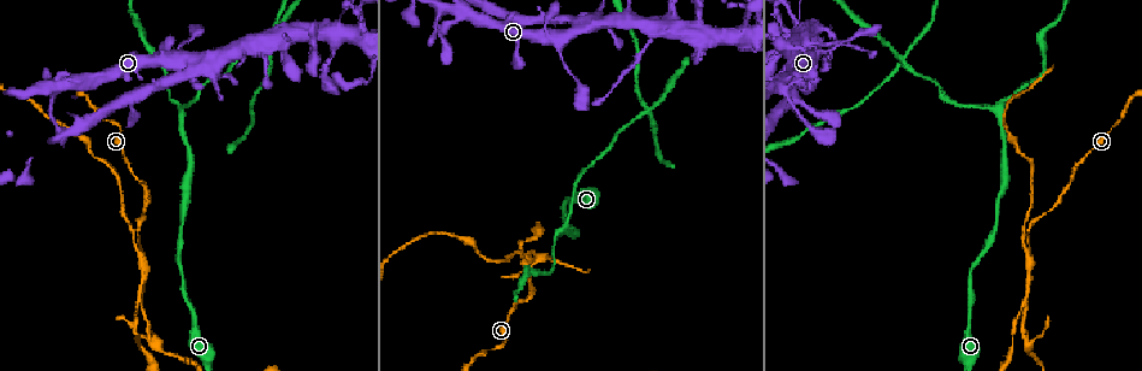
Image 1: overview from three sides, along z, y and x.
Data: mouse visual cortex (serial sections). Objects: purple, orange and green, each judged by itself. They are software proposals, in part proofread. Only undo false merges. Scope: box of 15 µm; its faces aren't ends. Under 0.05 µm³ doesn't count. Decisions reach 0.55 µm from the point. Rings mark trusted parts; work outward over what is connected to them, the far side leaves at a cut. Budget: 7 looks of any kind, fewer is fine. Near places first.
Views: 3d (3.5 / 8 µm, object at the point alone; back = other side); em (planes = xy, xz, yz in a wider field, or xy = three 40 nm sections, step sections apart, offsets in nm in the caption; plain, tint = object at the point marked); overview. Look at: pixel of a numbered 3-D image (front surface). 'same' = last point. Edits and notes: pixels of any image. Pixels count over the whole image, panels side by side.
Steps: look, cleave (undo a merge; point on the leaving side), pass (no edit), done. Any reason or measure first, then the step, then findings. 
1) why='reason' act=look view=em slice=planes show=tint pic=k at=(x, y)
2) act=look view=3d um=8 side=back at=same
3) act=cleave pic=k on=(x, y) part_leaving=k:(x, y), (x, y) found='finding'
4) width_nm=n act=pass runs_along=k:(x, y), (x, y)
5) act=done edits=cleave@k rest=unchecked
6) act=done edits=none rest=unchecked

why='side arm on a straight run' act=look view=3d um=8 pic=1 at=(522, 256)

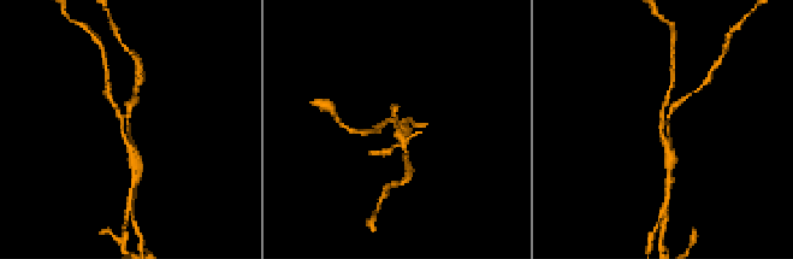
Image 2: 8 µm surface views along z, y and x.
why='shape alone is not enough' act=look view=em slice=xy step=3 show=tint pic=2 at=(130, 129)

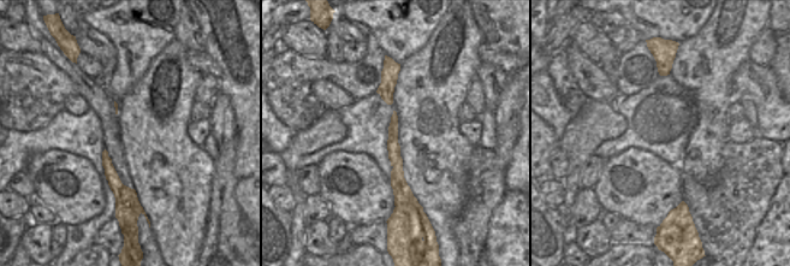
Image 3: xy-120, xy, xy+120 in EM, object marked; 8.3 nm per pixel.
act=cleave pic=2 on=(661, 240) found='two cells meet here'

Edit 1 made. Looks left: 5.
why='branch point' act=look view=3d um=3.5 side=back pic=1 at=(996, 111)

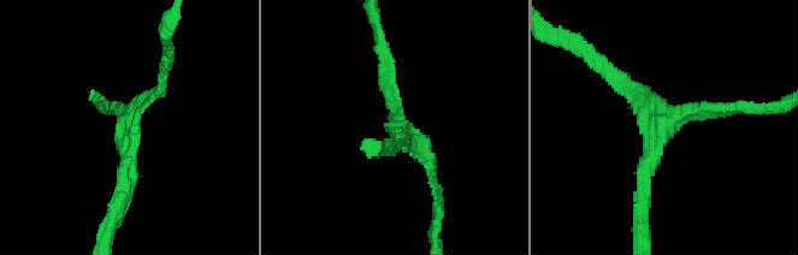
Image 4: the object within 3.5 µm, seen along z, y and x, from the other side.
arms=3 arm_widths_nm=150,150,200 why='need the tissue' act=look view=em slice=xy step=5 show=plain pic=4 at=(126, 120)

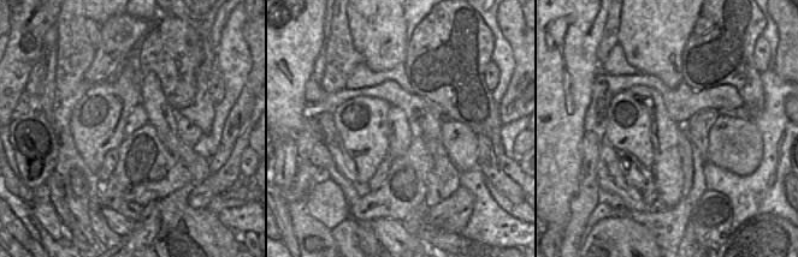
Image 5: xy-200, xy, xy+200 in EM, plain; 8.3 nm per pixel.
act=look view=em slice=xy step=5 show=tint at=same

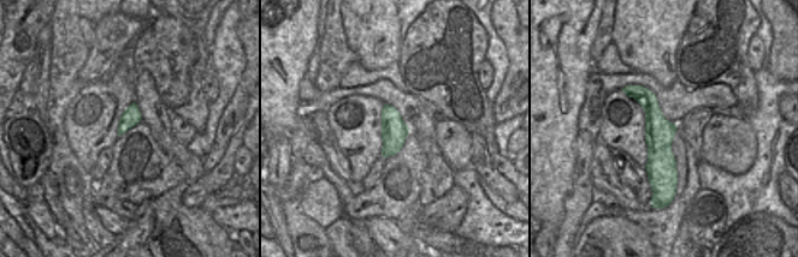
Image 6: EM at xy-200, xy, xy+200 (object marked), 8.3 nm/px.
act=pass runs_along=4:(640, 196), (671, 118), (742, 107) found='continuous, no second cell'

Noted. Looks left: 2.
why='arms run side by side' act=look view=3d um=3.5 pic=1 at=(279, 44)

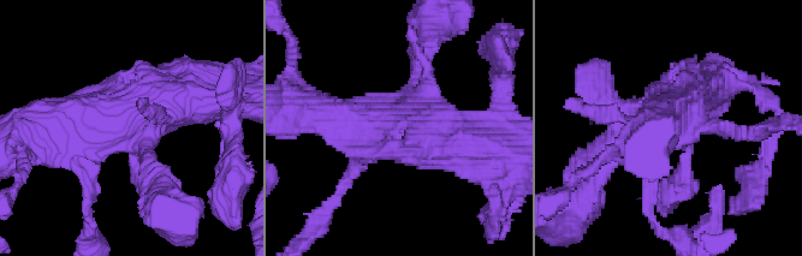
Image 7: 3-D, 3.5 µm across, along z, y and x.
act=look view=em slice=xy step=2 show=tint pic=7 at=(129, 133)

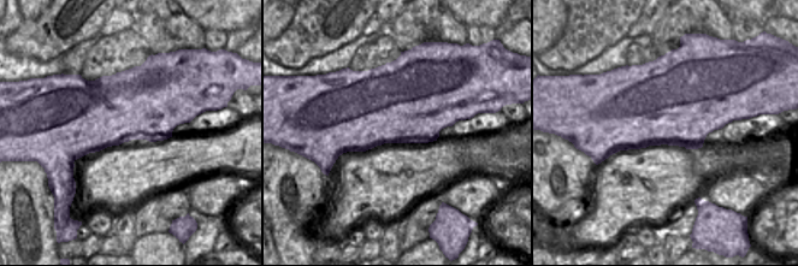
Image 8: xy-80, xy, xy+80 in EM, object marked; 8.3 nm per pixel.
act=pass runs_along=7:(320, 113), (372, 134), (475, 143) found='all the same cell'

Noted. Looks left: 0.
act=done edits=cleave@2 rest=unchecked

